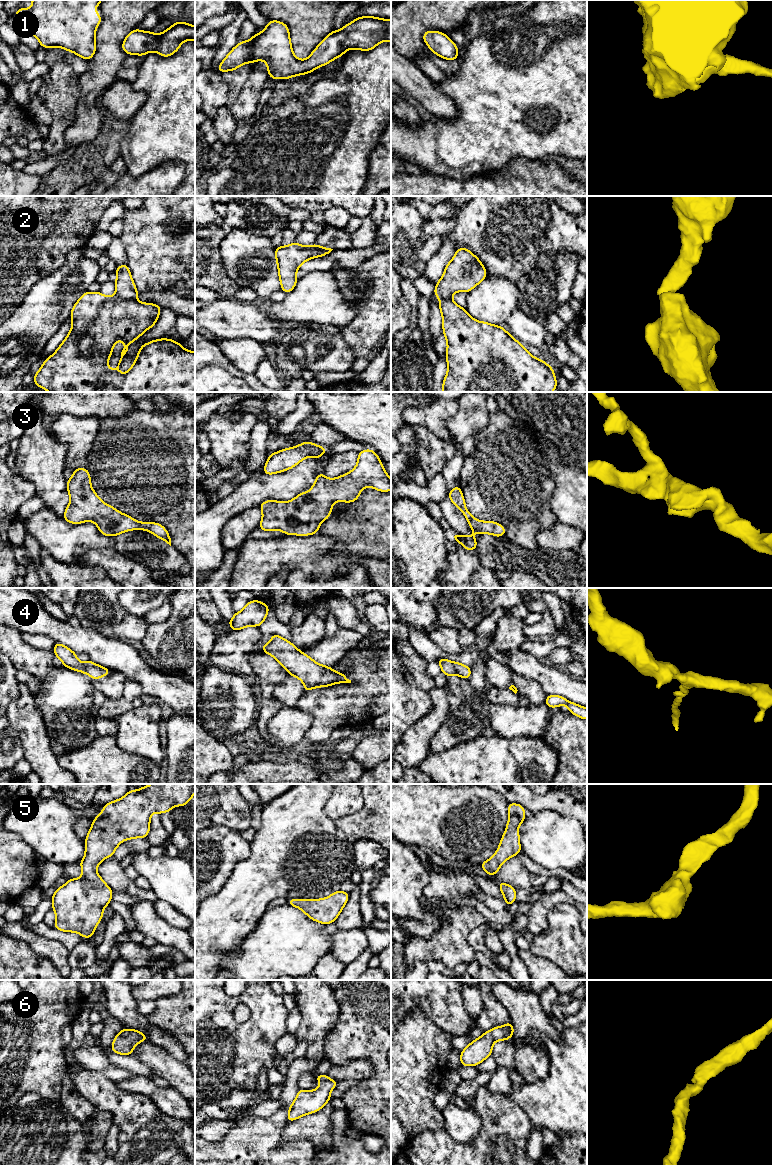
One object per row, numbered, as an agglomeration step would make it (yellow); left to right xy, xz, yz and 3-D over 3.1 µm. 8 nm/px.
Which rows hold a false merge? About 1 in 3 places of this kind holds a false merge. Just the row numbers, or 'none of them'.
2

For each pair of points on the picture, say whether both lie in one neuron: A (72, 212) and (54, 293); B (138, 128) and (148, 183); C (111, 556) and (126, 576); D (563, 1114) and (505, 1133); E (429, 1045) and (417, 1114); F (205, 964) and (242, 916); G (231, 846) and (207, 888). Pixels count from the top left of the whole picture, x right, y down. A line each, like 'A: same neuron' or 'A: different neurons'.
A: different neurons
B: different neurons
C: same neuron
D: different neurons
E: same neuron
F: same neuron
G: same neuron

